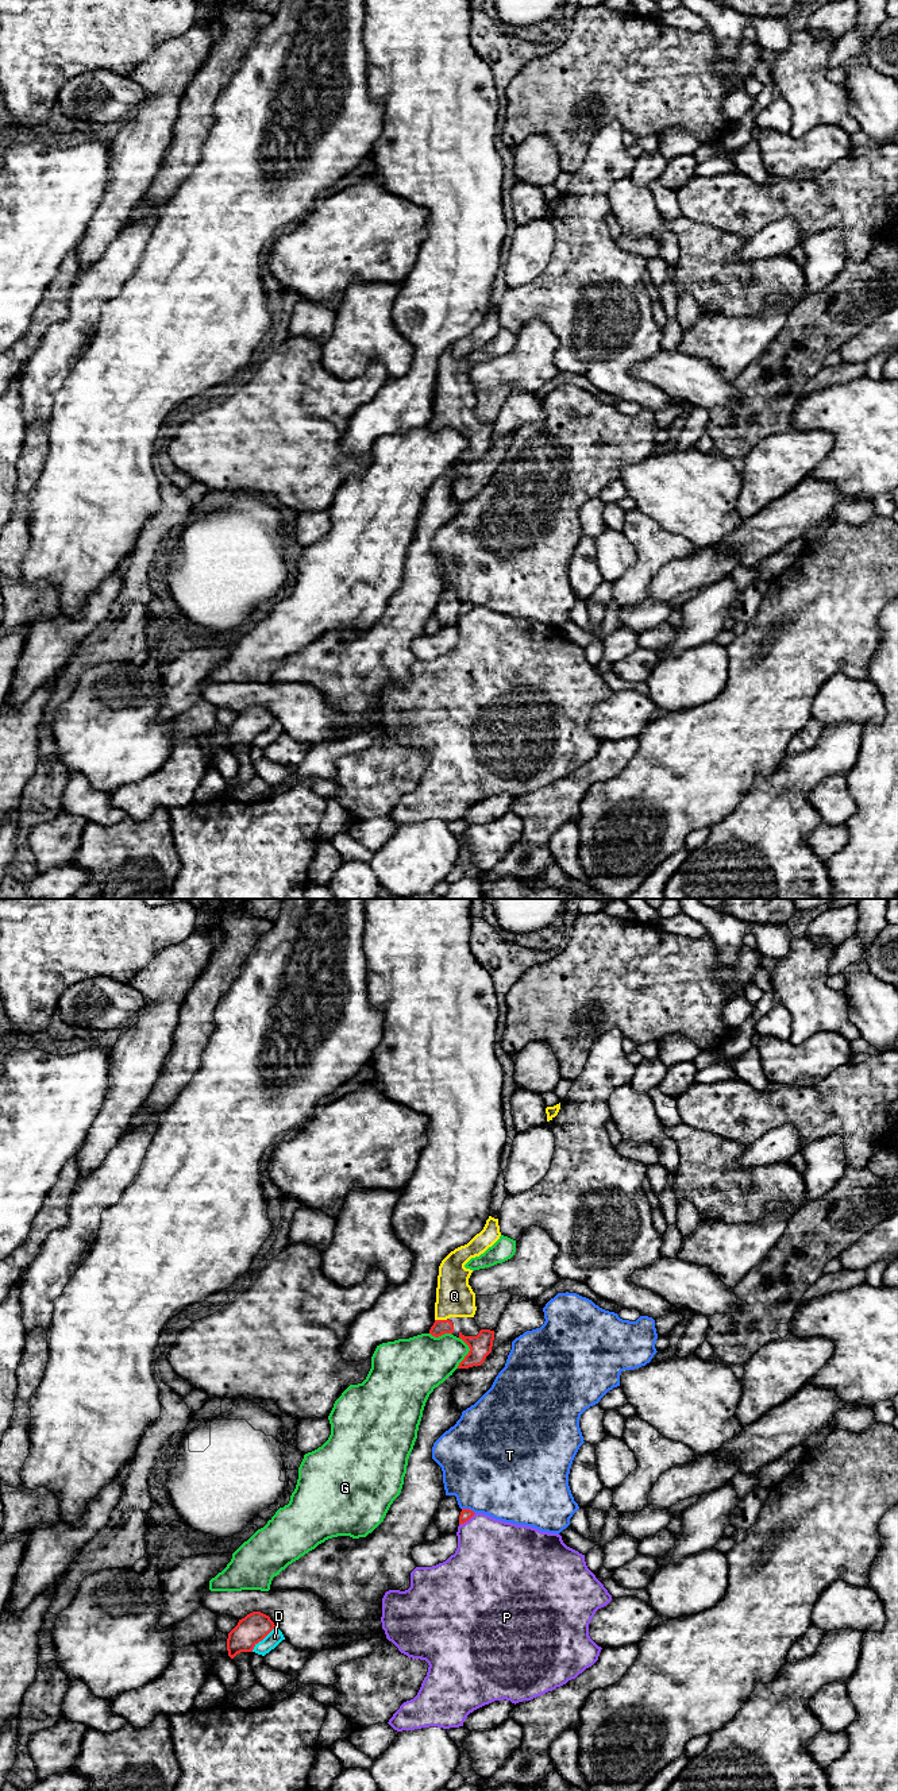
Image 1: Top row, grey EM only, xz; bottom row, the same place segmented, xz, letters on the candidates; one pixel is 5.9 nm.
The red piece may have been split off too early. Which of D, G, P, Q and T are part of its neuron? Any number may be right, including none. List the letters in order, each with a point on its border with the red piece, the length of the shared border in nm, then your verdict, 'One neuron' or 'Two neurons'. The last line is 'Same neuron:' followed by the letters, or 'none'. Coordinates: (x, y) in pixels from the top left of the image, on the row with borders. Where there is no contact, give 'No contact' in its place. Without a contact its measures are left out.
D: Touches red at xz (262, 1639). Shared border 200 nm. Two neurons
G: Touches red at xz (469, 1353). Shared border 190 nm. Two neurons
P: Touches red at xz (467, 1520). Shared border 130 nm. Two neurons
Q: Touches red at xz (440, 1320). Shared border 70 nm. One neuron
T: Touches red at xz (469, 1509). Shared border 90 nm. Two neurons
Same neuron: Q

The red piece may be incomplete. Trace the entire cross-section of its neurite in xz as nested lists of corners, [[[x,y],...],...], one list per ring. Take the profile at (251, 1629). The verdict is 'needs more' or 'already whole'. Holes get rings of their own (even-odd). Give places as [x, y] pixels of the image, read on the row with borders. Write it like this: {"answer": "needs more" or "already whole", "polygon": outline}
{"answer": "already whole", "polygon": [[[261,1611],[247,1614],[239,1620],[238,1625],[228,1633],[228,1656],[234,1659],[240,1652],[253,1652],[254,1647],[274,1628],[274,1622],[266,1614]]]}

